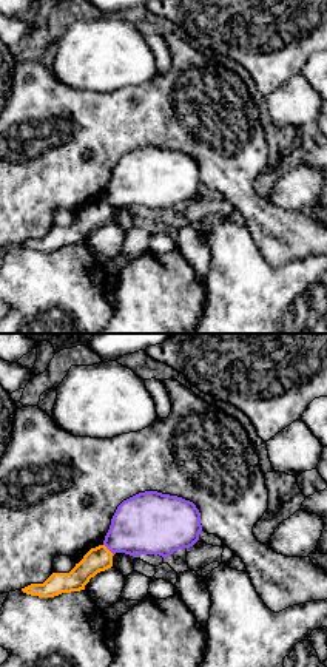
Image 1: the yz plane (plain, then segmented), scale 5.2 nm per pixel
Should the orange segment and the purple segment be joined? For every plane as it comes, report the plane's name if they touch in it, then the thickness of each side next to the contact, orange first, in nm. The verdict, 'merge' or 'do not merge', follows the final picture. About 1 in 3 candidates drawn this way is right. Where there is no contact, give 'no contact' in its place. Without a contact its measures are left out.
contact in yz; calibres 130 and 320 nm

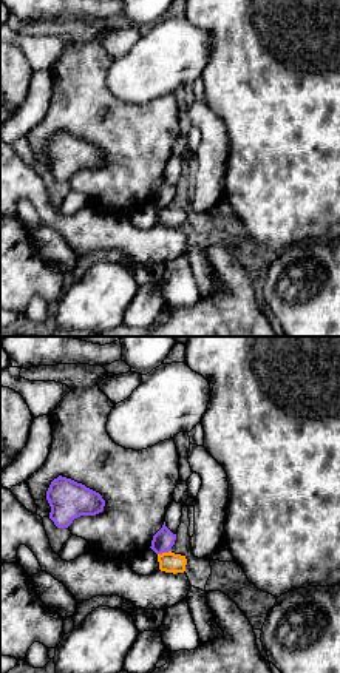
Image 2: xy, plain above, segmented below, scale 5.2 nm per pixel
contact in xy; calibres 110 and 110 nm

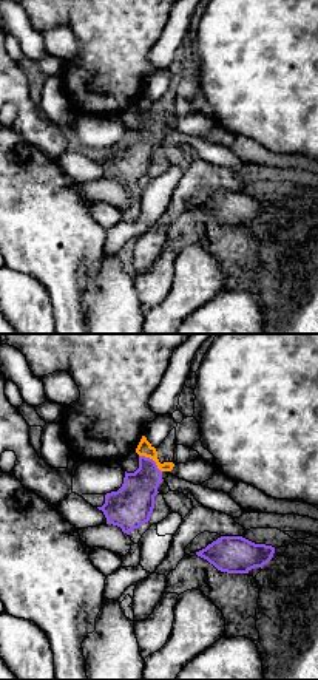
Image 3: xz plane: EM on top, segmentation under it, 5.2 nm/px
contact in xz; calibres 80 and 200 nm

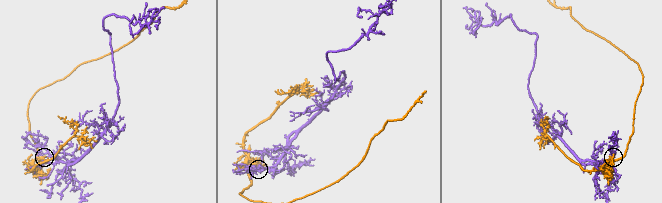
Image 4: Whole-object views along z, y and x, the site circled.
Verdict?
do not merge

